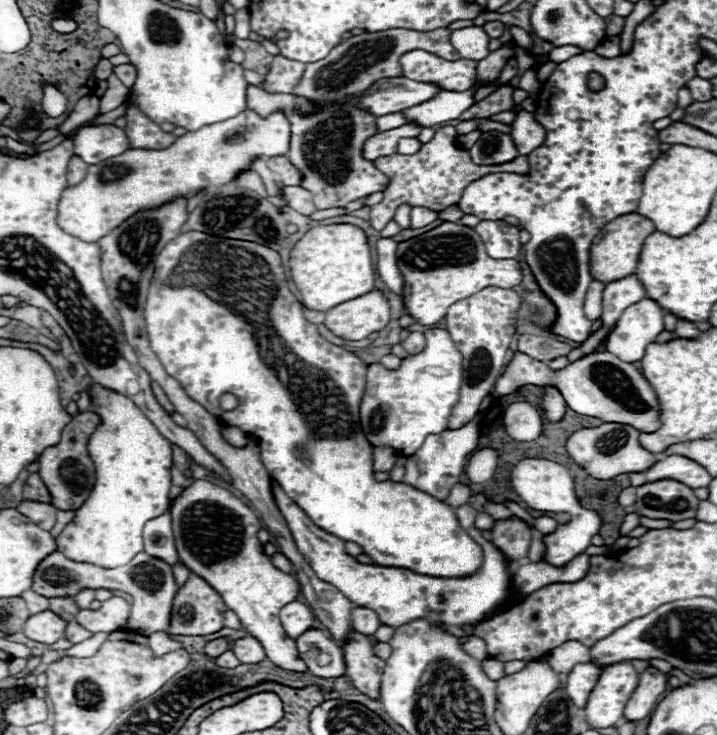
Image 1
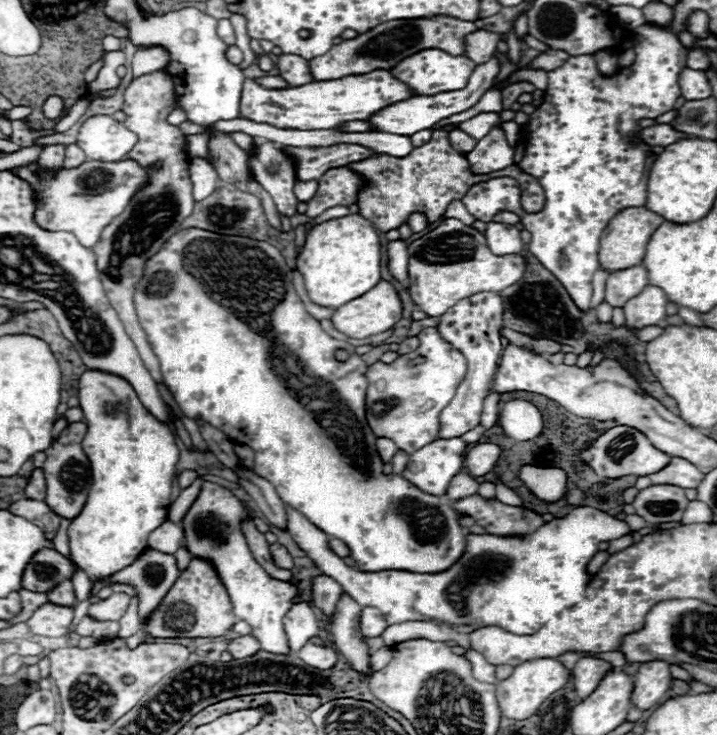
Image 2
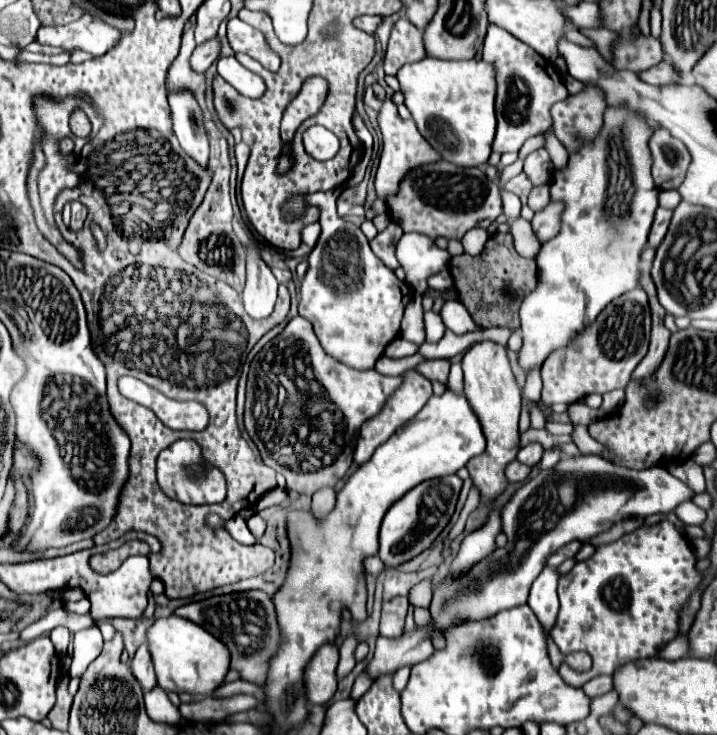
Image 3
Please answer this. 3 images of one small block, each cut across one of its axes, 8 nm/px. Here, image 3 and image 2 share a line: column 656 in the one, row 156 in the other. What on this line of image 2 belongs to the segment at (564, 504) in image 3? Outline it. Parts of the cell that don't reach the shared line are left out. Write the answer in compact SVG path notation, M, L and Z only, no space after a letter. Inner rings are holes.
M496 124L482 140L478 140L476 148L468 152L466 158L474 174L490 174L490 172L512 166L514 150L508 146L500 124Z

